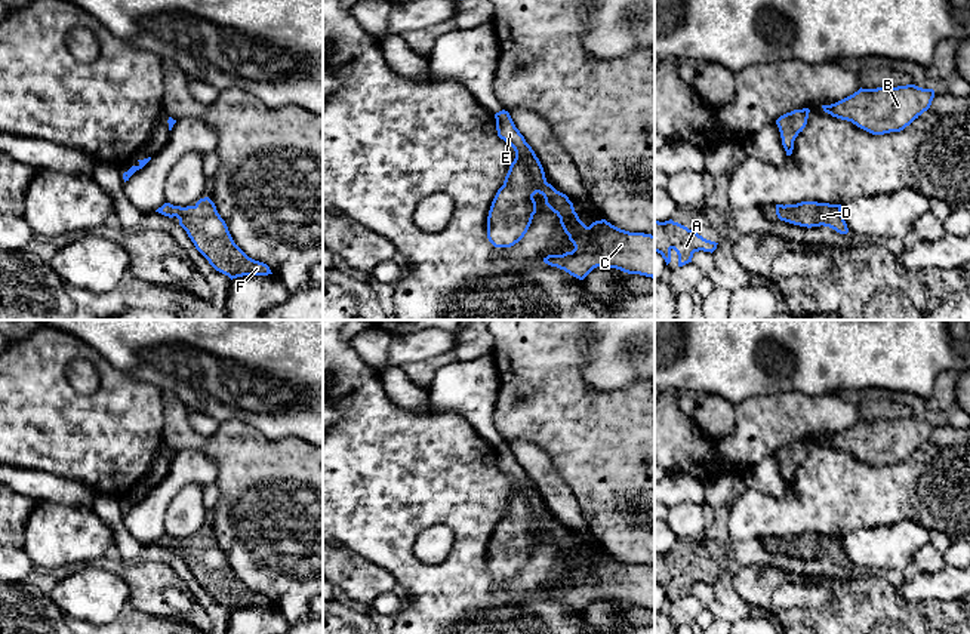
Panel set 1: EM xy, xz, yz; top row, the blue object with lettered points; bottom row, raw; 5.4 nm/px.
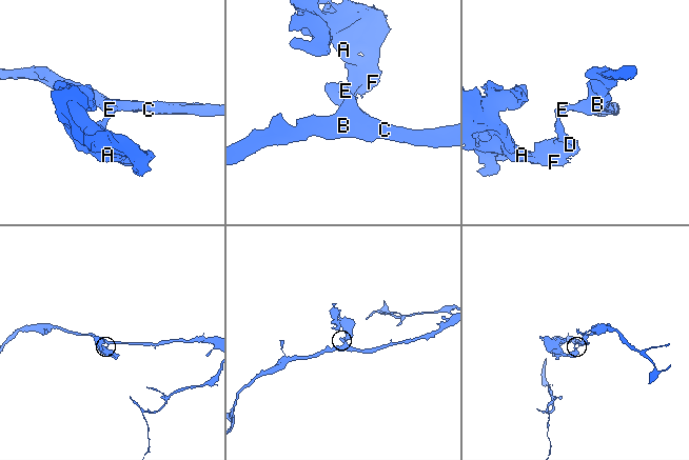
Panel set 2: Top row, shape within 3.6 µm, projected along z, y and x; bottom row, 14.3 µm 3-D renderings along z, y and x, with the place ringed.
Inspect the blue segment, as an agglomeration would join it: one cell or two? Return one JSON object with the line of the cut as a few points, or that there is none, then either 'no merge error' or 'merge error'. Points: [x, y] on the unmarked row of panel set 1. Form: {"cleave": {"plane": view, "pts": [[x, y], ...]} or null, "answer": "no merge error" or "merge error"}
{"cleave": null, "answer": "no merge error"}

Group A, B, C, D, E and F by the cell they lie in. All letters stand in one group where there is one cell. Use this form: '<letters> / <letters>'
A B C D E F

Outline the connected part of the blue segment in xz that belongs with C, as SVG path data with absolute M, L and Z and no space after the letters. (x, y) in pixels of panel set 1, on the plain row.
M502 441L495 446L498 468L508 474L515 490L509 498L504 517L498 521L487 548L487 570L495 579L511 579L518 575L527 564L533 547L536 545L536 533L533 527L542 526L545 536L560 550L560 555L575 581L563 587L548 587L543 594L564 601L570 607L583 612L594 600L609 598L628 606L640 606L655 610L655 567L644 564L629 564L621 561L606 551L595 553L586 558L575 544L569 529L557 523L546 514L543 499L532 478L515 459L508 443Z

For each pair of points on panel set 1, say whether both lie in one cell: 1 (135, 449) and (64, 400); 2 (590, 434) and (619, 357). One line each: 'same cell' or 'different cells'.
1: same cell
2: different cells

